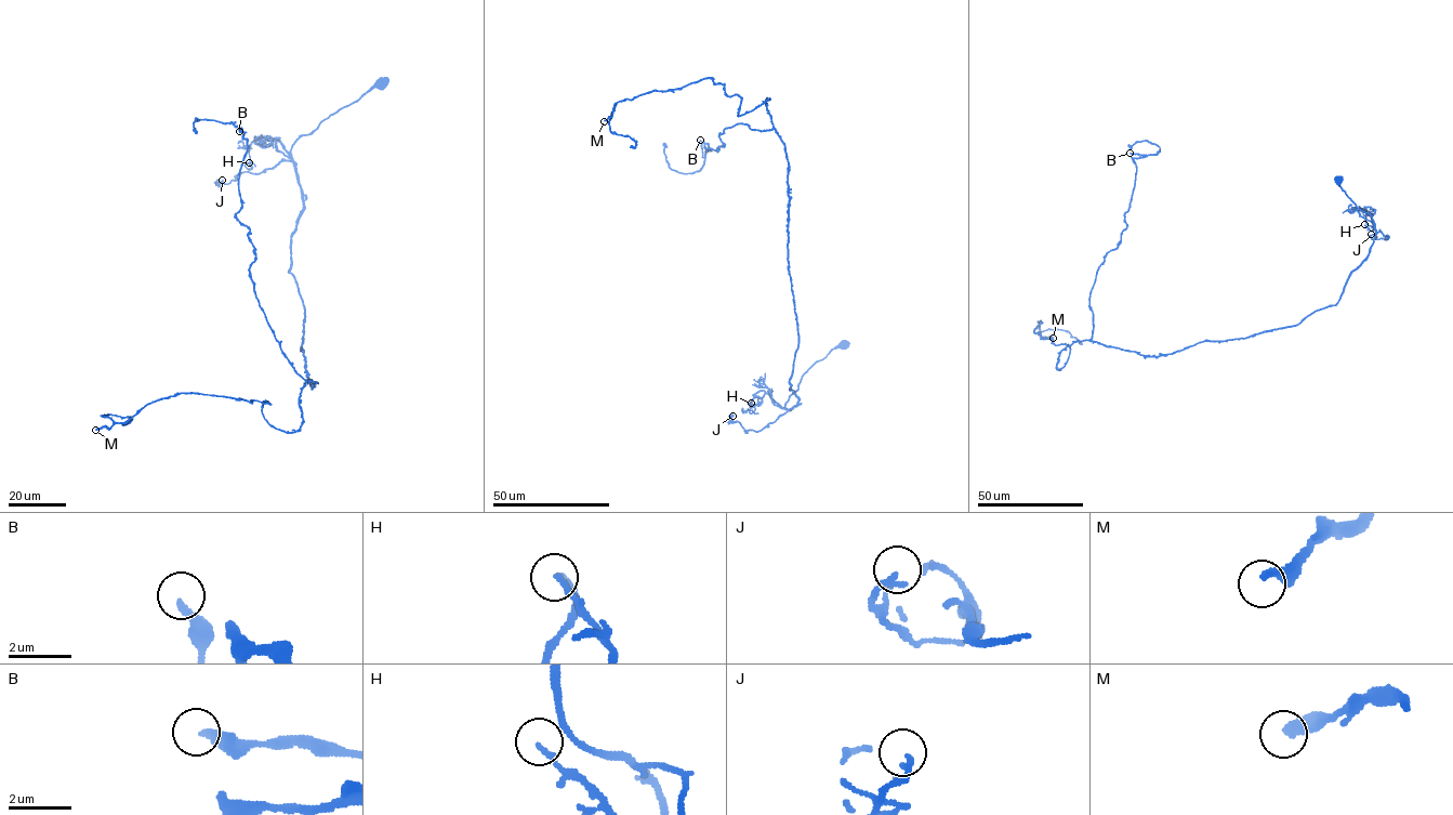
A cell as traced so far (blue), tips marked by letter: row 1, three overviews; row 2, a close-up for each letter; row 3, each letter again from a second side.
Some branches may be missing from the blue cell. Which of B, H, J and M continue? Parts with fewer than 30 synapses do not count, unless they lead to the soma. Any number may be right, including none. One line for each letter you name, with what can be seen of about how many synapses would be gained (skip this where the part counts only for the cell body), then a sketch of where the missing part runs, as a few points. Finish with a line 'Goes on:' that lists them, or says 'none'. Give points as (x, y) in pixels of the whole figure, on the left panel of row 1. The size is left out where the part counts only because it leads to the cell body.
Goes on: none

